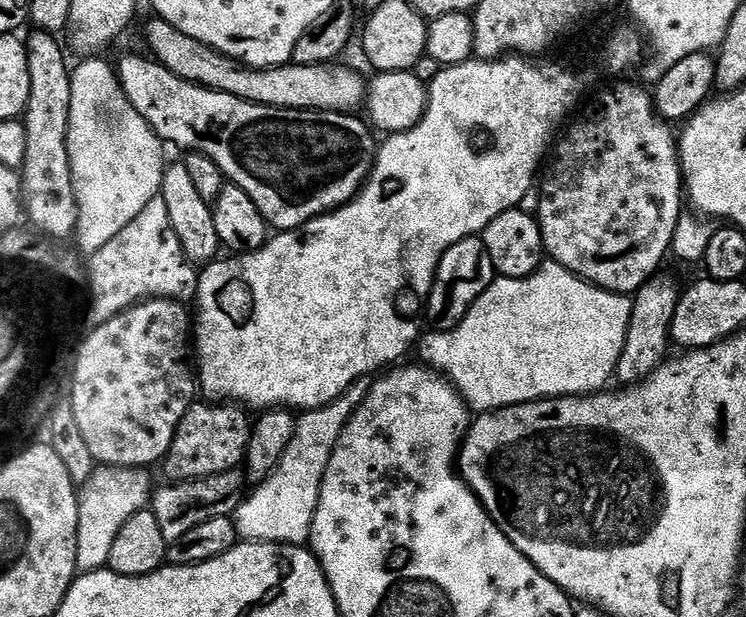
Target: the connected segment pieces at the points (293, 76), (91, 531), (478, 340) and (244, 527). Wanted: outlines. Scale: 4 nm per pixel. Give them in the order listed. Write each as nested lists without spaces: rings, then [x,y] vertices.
[[[156,18],[148,28],[151,55],[170,74],[191,84],[209,88],[222,94],[234,94],[246,102],[254,102],[271,108],[302,108],[318,112],[355,113],[363,109],[368,95],[368,84],[352,68],[343,68],[340,62],[327,64],[287,63],[279,68],[249,68],[233,56],[222,54],[190,34],[182,34],[170,22]]]
[[[100,466],[88,481],[79,489],[78,499],[78,542],[76,543],[76,567],[81,573],[98,572],[108,568],[110,550],[114,547],[114,538],[118,538],[118,530],[134,518],[134,514],[145,511],[154,495],[154,483],[143,468],[116,468]]]
[[[548,258],[541,263],[534,274],[530,274],[526,278],[500,276],[493,280],[492,285],[478,298],[478,302],[474,302],[474,306],[470,306],[466,318],[458,327],[449,332],[425,331],[419,341],[418,348],[424,351],[423,363],[451,380],[456,385],[456,391],[464,397],[465,404],[473,413],[493,412],[496,408],[505,408],[515,404],[530,404],[534,400],[543,400],[549,396],[587,396],[607,389],[609,387],[608,379],[611,381],[616,375],[618,358],[624,349],[626,330],[630,326],[631,313],[632,301],[627,295],[619,292],[607,292],[604,288],[589,284],[587,280],[566,270],[566,266]]]
[[[367,379],[356,381],[351,388],[347,388],[334,402],[321,408],[309,408],[303,413],[304,417],[296,420],[296,429],[290,438],[290,446],[286,446],[284,457],[280,465],[262,483],[255,485],[236,507],[234,519],[236,522],[236,535],[241,541],[258,544],[295,544],[304,546],[308,544],[308,535],[314,522],[314,510],[318,506],[318,494],[322,486],[322,478],[326,474],[326,466],[330,462],[330,454],[342,434],[342,430],[356,407],[364,401],[370,384]]]

